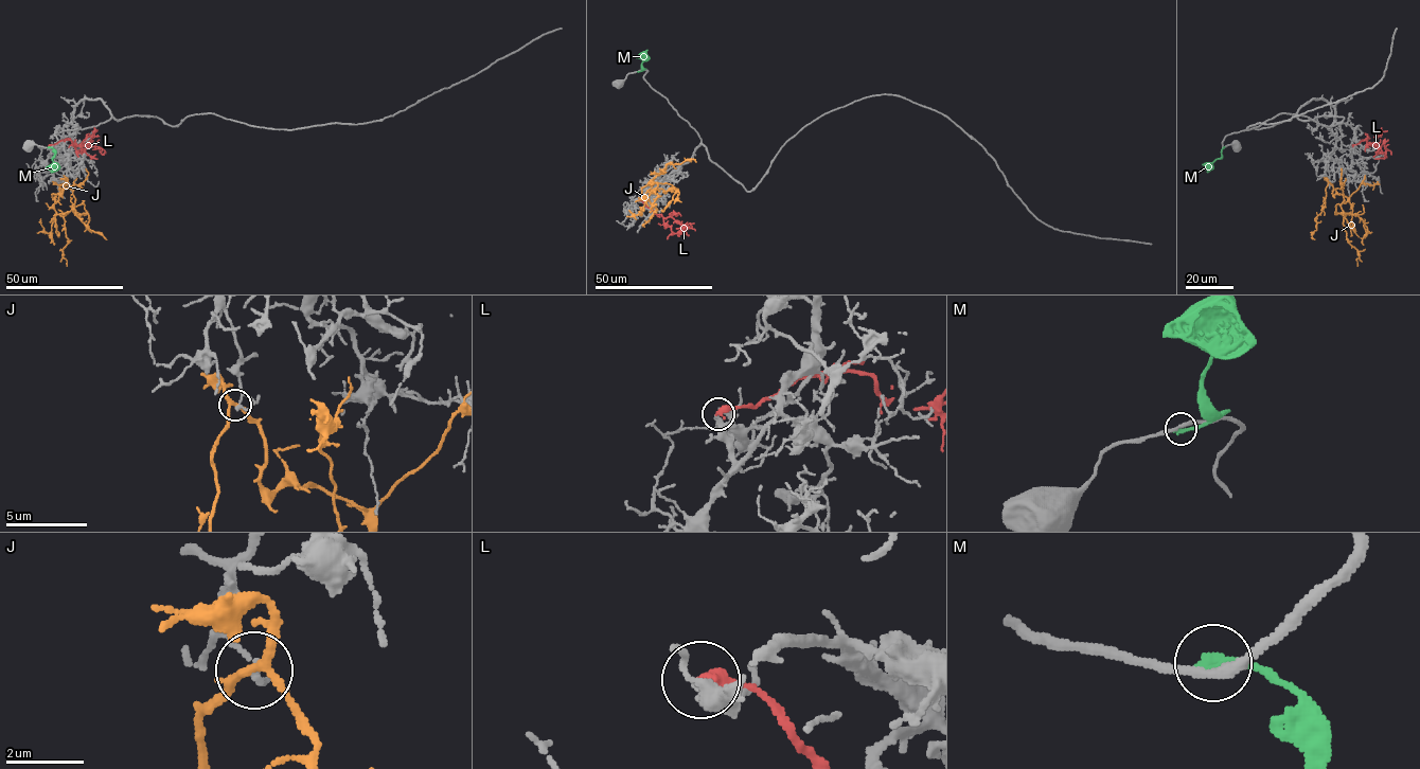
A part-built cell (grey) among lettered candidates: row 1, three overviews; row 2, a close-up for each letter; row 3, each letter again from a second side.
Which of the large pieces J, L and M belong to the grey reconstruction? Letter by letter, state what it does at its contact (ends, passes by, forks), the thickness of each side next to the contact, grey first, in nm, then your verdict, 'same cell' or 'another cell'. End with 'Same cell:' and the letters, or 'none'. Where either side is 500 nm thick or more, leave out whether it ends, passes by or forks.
J: it forks; calibres 170 and 200 nm; another cell
L: it ends; calibres 280 and 400 nm; another cell
M: it ends; calibres 240 and 280 nm; another cell
Same cell: none

